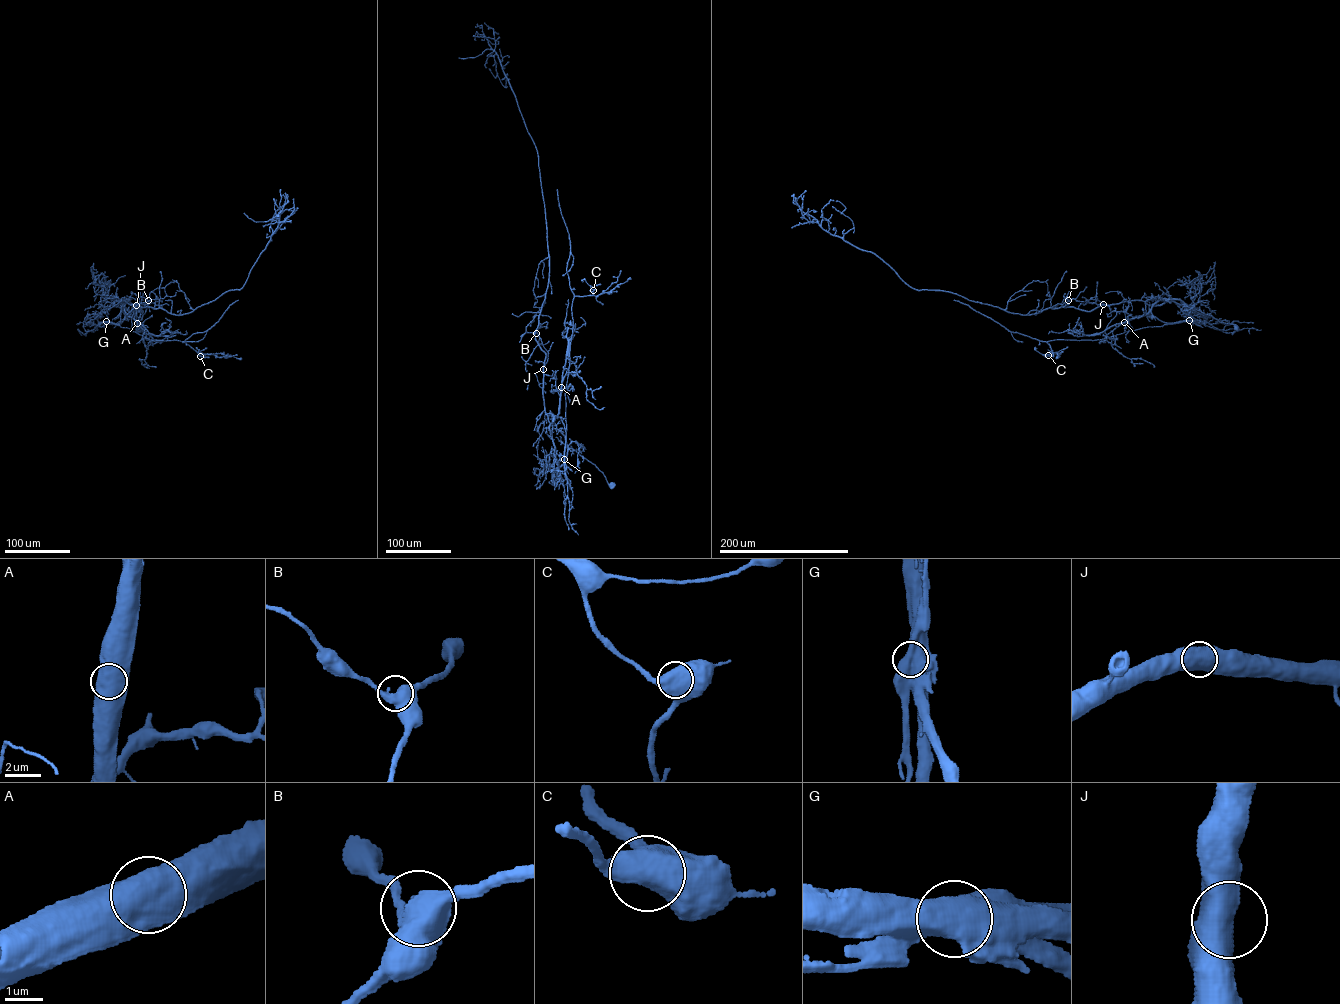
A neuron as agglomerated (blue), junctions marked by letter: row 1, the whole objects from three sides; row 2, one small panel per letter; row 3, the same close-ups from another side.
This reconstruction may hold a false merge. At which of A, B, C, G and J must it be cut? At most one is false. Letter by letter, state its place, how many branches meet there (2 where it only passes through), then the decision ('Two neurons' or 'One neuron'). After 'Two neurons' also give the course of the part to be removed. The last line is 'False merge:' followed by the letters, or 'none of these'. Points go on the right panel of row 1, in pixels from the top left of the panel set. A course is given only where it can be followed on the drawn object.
A: Place: (1124, 322). Branches: 2. One neuron
B: Place: (1068, 300). Branches: 2. One neuron
C: Place: (1048, 355). Branches: 2. One neuron
G: Place: (1189, 320). Branches: 2. Two neurons. Course of the part to remove: (1189, 321), (1126, 331), (1100, 339), (1043, 341), (1008, 330), (968, 305), (954, 300)
J: Place: (1103, 304). Branches: 2. One neuron
False merge: G

